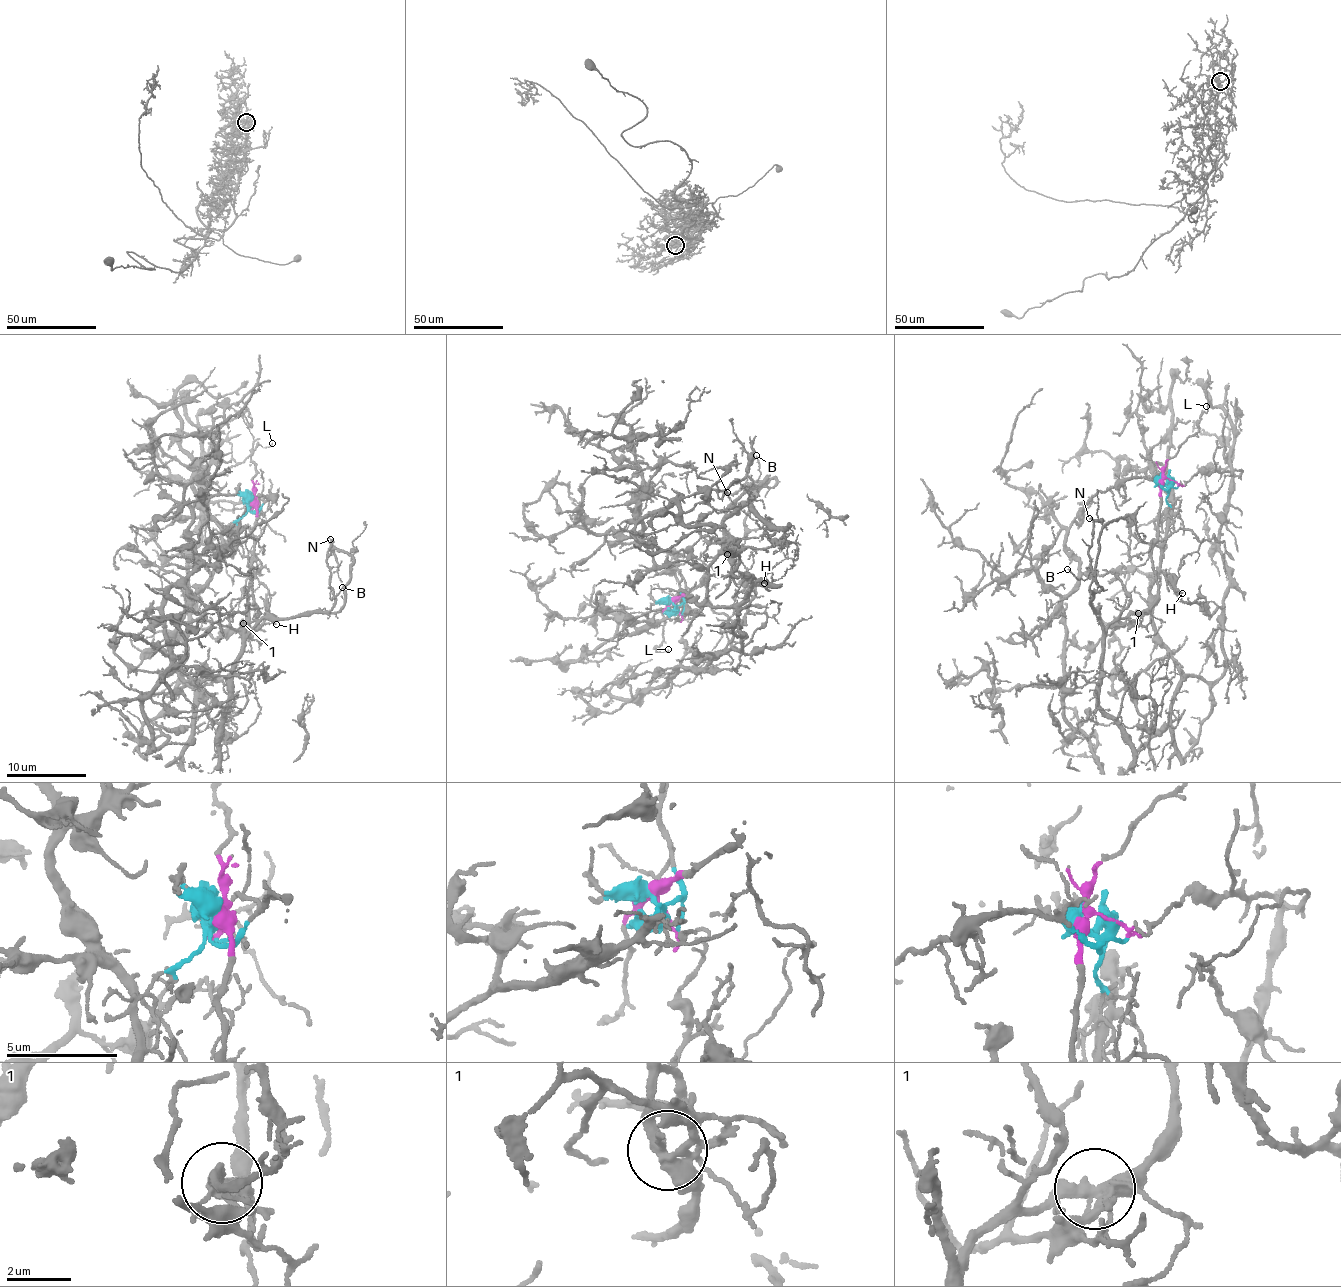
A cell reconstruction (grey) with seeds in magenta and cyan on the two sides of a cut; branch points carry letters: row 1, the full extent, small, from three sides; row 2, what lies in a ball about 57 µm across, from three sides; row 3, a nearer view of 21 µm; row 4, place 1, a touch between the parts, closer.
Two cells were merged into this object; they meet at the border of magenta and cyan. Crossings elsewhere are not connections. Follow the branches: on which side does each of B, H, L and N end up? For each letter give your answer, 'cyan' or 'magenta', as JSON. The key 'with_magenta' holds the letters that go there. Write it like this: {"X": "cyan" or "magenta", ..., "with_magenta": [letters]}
{"B": "magenta", "H": "cyan", "L": "magenta", "N": "magenta", "with_magenta": ["B", "L", "N"]}

